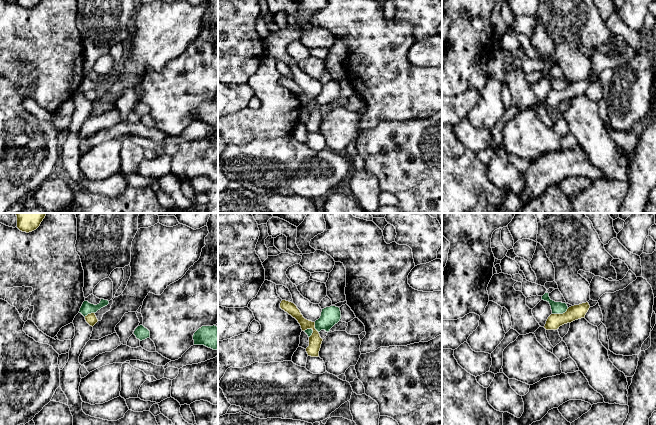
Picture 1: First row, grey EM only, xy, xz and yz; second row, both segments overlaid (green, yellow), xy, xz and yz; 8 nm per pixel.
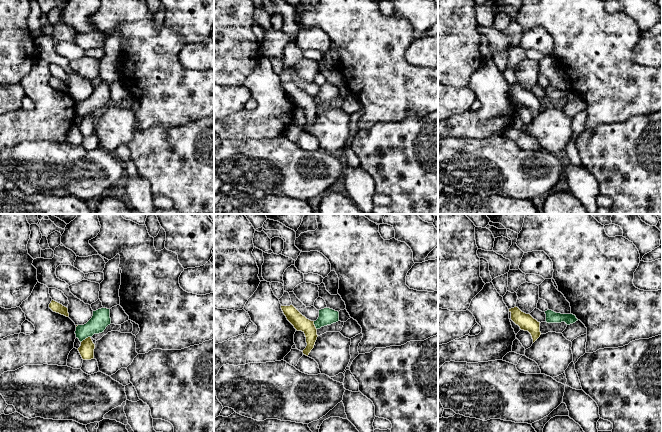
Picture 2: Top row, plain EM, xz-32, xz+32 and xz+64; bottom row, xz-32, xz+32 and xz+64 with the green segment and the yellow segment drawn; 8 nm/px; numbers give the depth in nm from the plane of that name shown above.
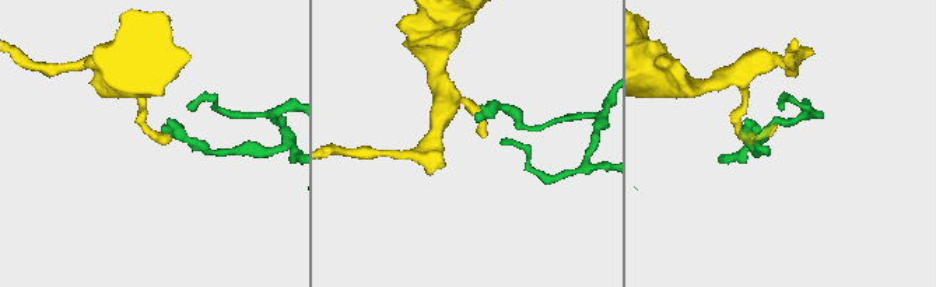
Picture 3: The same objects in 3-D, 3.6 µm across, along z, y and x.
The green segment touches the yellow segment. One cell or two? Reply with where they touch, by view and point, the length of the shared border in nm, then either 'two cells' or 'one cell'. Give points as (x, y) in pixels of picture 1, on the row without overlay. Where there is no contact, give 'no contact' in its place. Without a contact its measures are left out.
yz (560, 89) | 140 nm | two cells

